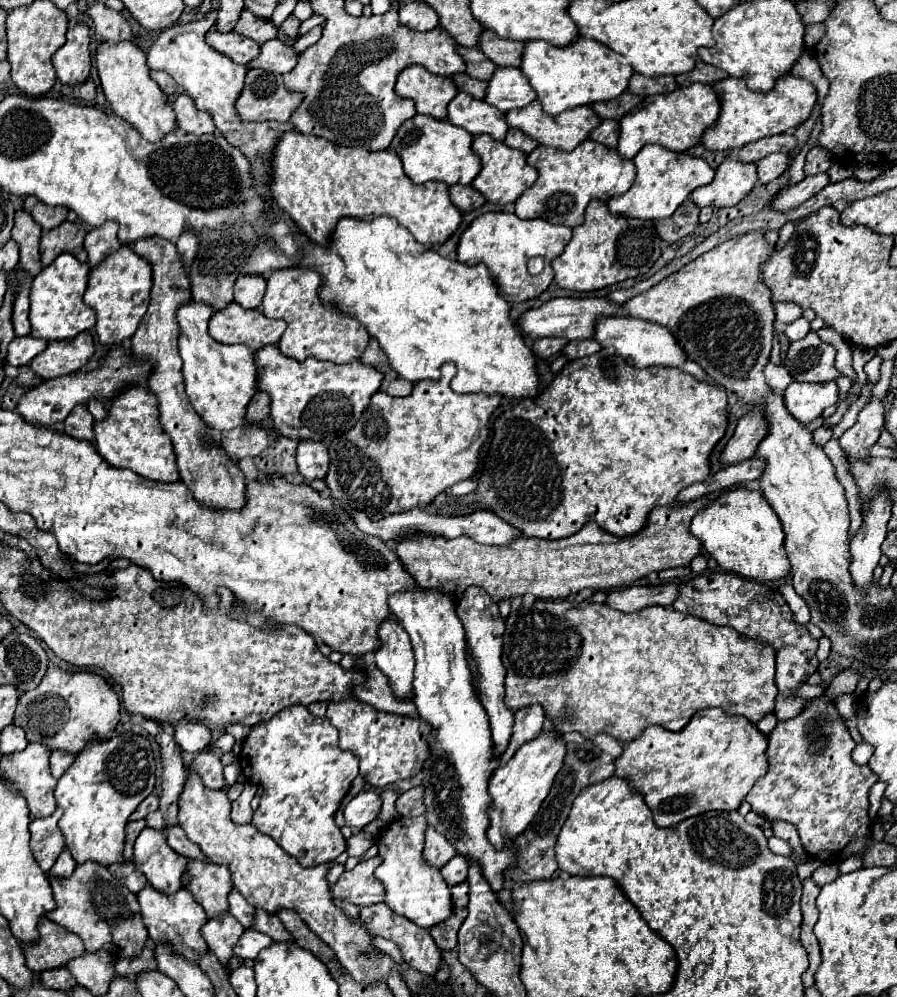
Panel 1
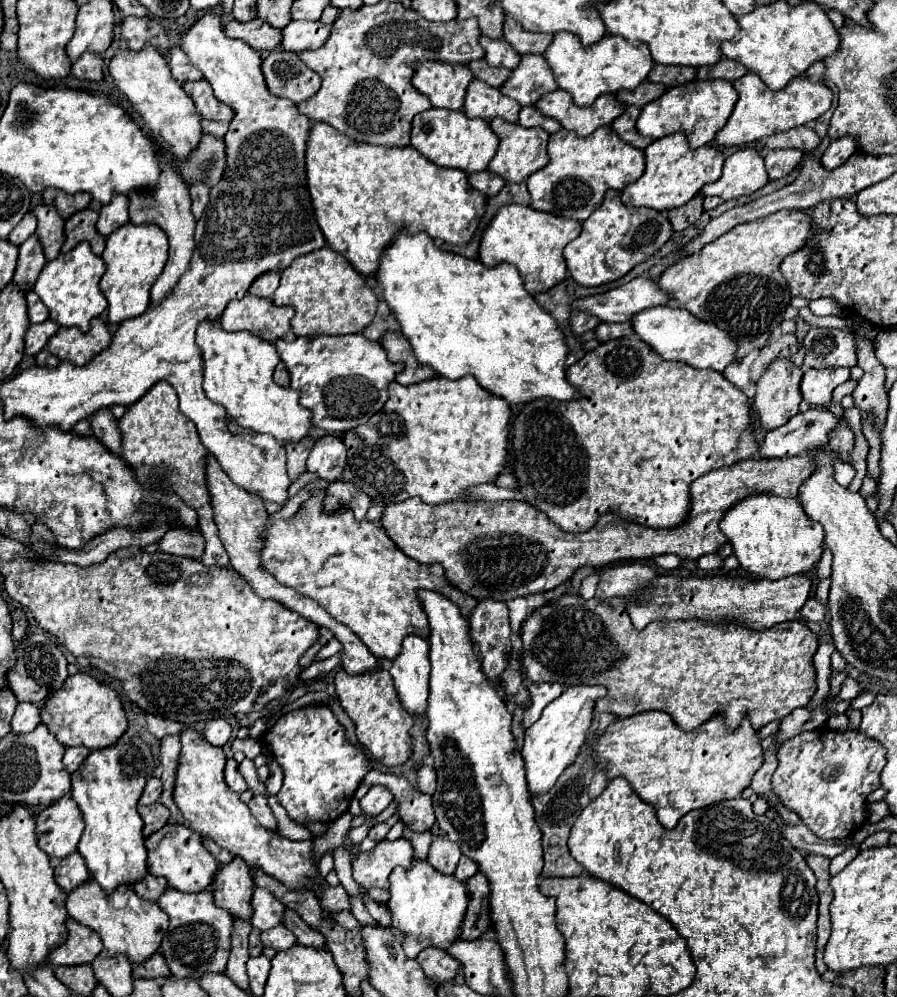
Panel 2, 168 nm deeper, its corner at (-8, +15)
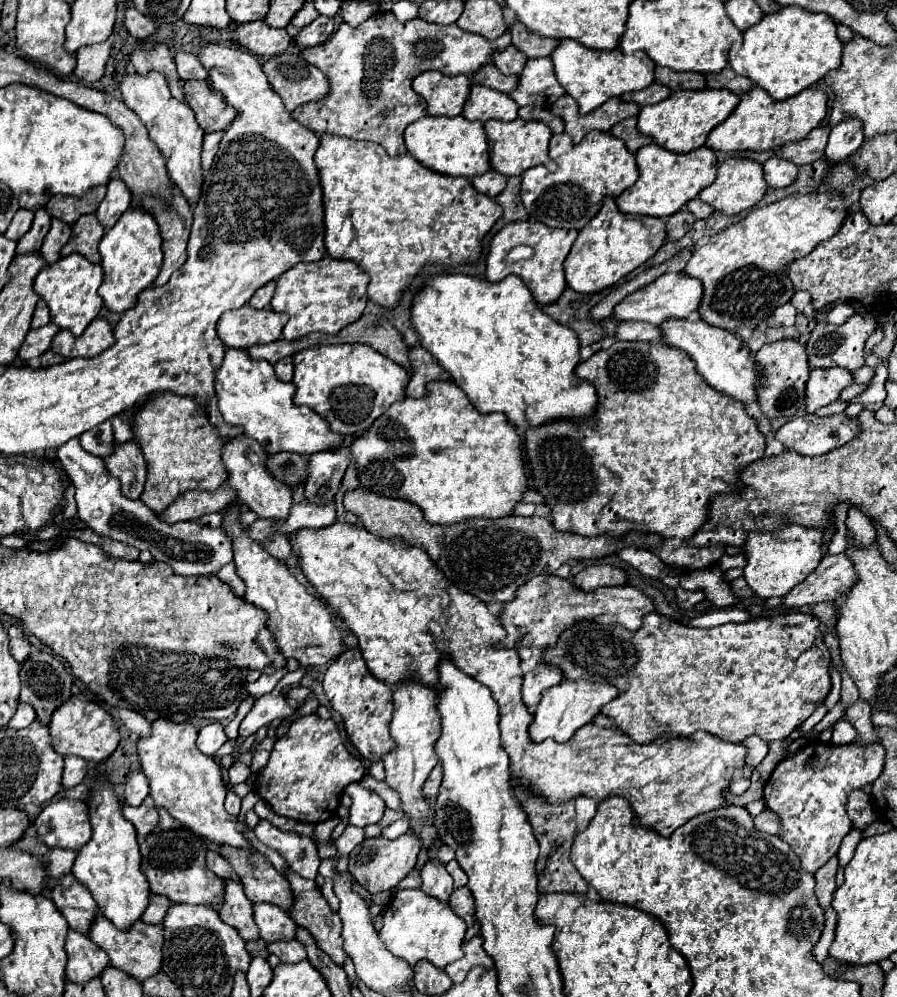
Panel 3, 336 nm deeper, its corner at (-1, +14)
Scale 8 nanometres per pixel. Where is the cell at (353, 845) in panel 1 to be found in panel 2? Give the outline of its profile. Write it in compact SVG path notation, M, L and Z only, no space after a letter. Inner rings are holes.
M394 814L392 818L388 818L386 822L380 822L380 824L376 824L376 826L372 826L370 828L370 832L368 832L368 838L372 838L372 840L376 840L376 842L380 842L382 838L386 838L386 834L388 834L388 830L398 822L400 818Z

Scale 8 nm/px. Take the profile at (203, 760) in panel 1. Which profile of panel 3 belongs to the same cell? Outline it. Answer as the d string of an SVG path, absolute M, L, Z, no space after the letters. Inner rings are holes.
M227 791L227 799L225 799L225 809L229 815L237 817L239 815L239 809L241 809L241 799L233 793L233 791Z

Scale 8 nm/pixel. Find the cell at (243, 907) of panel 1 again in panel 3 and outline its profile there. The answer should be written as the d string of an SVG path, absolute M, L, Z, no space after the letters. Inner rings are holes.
M269 903L255 905L253 907L253 917L255 917L255 923L259 927L261 937L267 943L293 941L295 939L297 925L293 923L293 919L281 907L269 905Z

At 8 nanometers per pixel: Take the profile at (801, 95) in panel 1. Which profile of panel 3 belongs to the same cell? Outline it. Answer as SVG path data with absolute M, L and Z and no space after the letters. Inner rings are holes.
M753 87L749 93L741 95L741 103L731 113L731 117L709 133L705 145L709 149L727 151L727 153L779 149L785 143L805 139L827 115L825 103L827 103L827 95L817 87L809 87L809 89L801 91L799 95L779 101L779 103L773 101L761 87Z

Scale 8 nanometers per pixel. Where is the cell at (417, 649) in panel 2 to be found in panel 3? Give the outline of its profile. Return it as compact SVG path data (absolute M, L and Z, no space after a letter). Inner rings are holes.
M403 681L397 685L393 693L395 711L391 719L391 737L395 741L395 749L383 755L385 763L385 783L399 793L401 809L411 819L411 831L419 837L421 845L429 851L439 841L439 831L435 827L435 813L431 805L425 801L423 783L427 781L431 769L437 765L435 743L441 735L441 717L437 711L437 693L431 687L415 685L411 681Z

